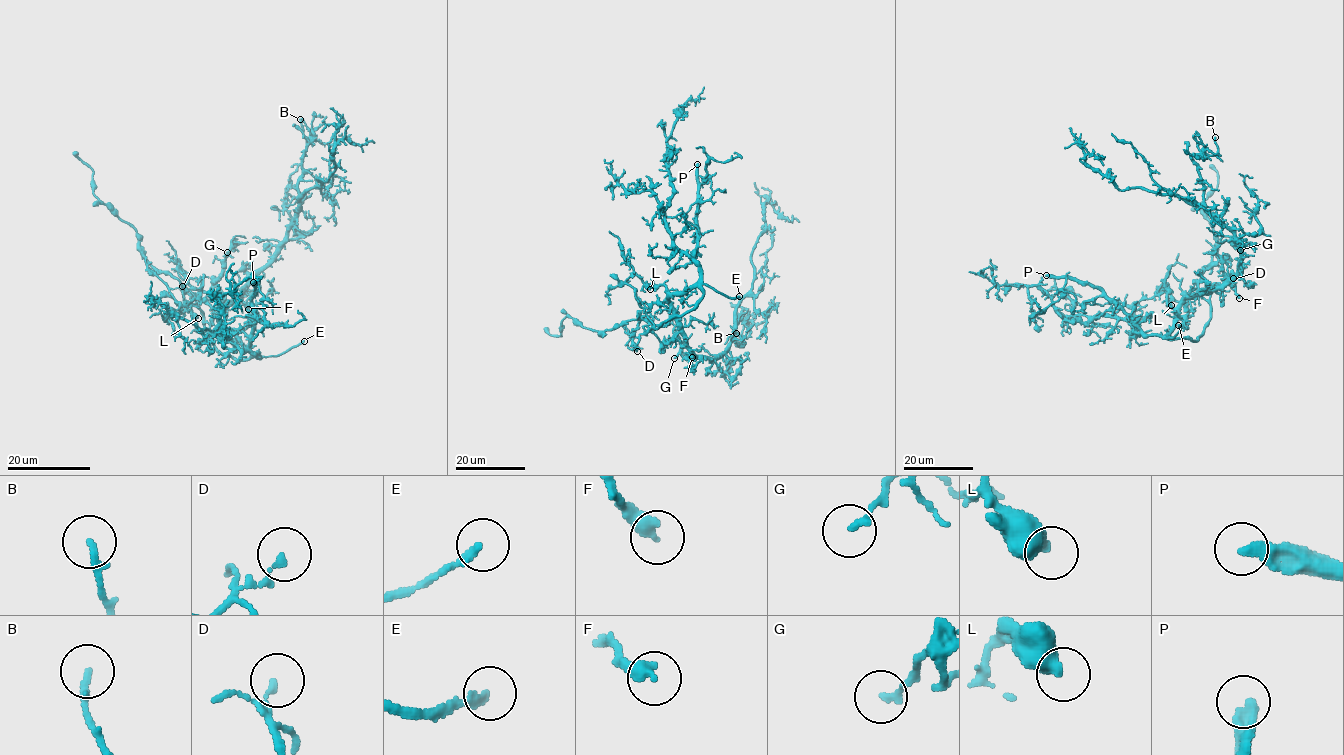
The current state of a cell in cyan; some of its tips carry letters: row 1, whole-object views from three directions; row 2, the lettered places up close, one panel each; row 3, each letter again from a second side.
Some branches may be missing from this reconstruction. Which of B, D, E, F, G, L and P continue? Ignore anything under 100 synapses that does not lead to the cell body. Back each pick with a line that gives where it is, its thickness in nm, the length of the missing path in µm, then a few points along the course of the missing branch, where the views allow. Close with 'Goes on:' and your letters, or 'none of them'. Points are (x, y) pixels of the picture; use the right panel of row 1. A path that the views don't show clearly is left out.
E: (1178, 325) | 200 nm | 100 µm | (1178, 325), (1167, 281), (1175, 261), (1228, 283), (1265, 278), (1318, 290), (1333, 270), (1329, 267)
P: (1046, 275) | 400 nm | 70 µm | (1046, 275), (1025, 273), (1020, 269), (1020, 257), (1030, 226), (1052, 190), (1053, 164), (1024, 151), (1008, 139)
Goes on: E, P

